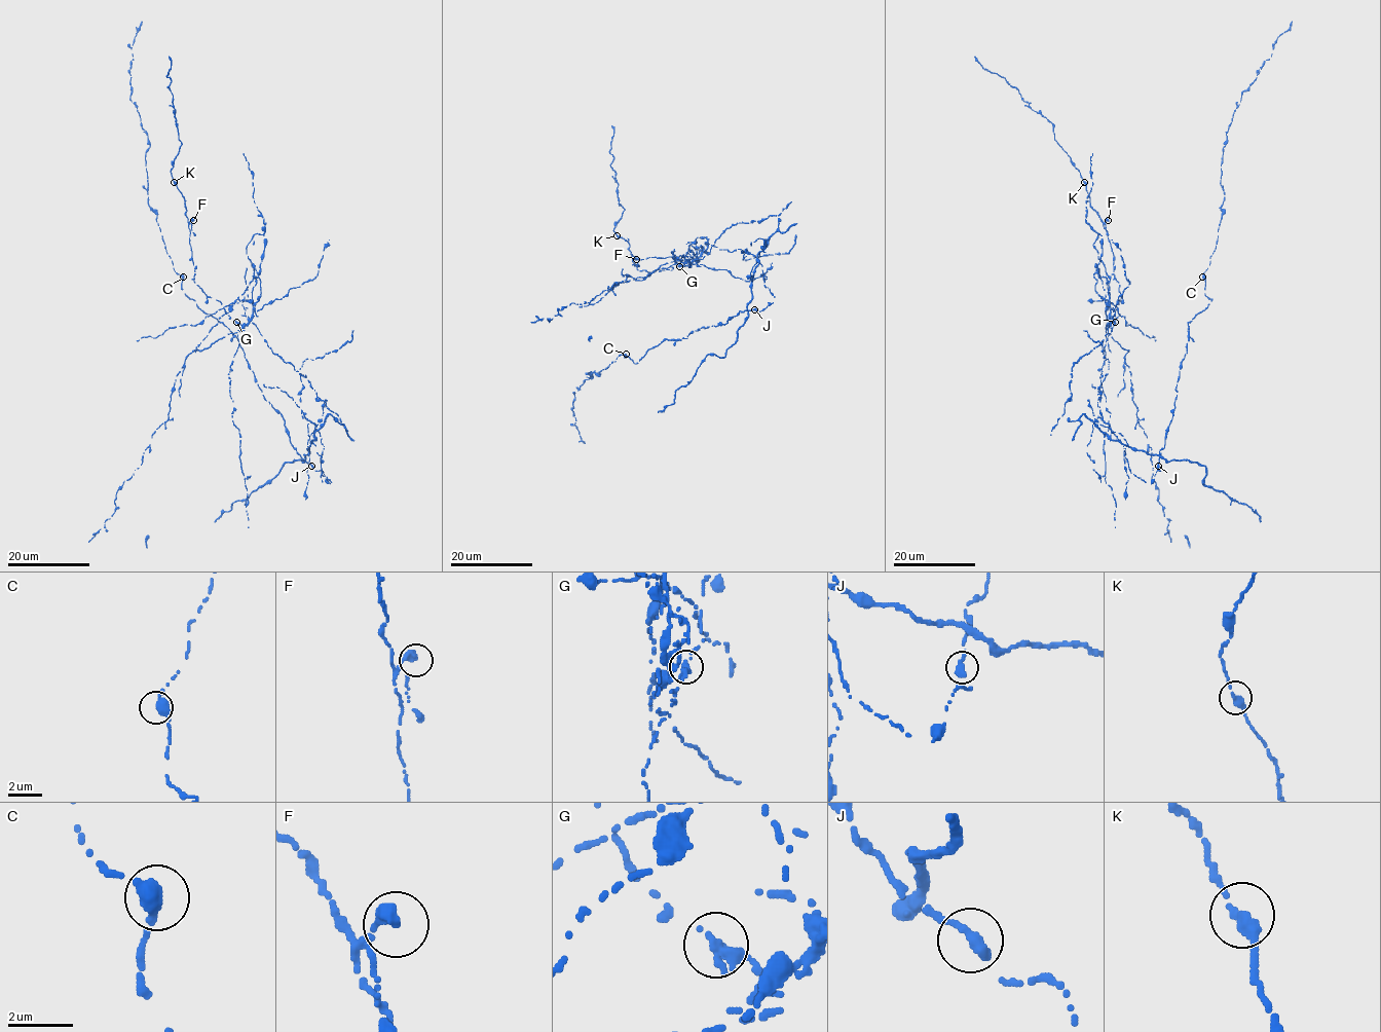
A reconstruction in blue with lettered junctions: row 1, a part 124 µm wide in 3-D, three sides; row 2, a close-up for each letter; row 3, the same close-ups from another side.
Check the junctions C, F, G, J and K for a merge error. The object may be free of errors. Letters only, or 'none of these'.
G

